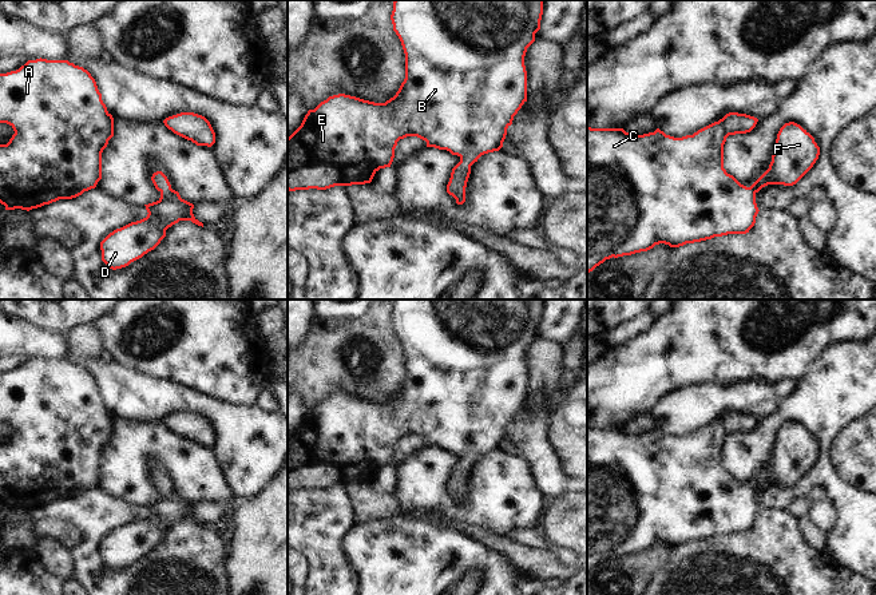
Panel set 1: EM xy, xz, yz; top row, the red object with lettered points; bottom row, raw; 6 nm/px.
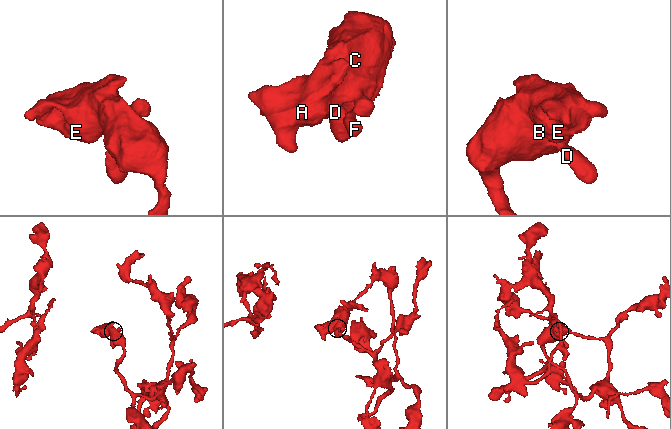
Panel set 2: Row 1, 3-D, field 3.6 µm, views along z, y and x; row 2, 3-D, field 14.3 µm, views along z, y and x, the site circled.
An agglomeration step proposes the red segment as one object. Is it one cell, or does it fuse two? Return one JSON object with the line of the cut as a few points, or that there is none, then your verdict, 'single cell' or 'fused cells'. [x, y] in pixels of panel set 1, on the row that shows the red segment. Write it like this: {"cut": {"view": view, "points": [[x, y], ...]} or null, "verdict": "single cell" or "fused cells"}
{"cut": null, "verdict": "single cell"}

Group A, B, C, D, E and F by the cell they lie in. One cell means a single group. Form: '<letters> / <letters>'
A B C D E F

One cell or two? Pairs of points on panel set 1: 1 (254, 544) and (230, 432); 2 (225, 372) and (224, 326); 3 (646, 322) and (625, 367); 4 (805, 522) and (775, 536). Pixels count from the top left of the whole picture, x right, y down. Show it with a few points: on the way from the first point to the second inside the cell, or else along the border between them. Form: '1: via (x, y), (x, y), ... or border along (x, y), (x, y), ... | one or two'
1: border along (269, 482), (249, 500), (236, 500) | two
2: via (224, 361), (224, 337) | one
3: border along (655, 318), (645, 332), (614, 346) | two
4: border along (796, 518), (801, 536), (817, 550) | two

